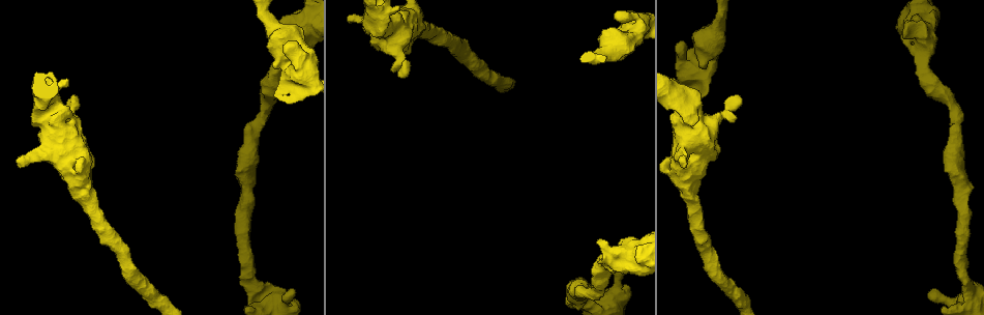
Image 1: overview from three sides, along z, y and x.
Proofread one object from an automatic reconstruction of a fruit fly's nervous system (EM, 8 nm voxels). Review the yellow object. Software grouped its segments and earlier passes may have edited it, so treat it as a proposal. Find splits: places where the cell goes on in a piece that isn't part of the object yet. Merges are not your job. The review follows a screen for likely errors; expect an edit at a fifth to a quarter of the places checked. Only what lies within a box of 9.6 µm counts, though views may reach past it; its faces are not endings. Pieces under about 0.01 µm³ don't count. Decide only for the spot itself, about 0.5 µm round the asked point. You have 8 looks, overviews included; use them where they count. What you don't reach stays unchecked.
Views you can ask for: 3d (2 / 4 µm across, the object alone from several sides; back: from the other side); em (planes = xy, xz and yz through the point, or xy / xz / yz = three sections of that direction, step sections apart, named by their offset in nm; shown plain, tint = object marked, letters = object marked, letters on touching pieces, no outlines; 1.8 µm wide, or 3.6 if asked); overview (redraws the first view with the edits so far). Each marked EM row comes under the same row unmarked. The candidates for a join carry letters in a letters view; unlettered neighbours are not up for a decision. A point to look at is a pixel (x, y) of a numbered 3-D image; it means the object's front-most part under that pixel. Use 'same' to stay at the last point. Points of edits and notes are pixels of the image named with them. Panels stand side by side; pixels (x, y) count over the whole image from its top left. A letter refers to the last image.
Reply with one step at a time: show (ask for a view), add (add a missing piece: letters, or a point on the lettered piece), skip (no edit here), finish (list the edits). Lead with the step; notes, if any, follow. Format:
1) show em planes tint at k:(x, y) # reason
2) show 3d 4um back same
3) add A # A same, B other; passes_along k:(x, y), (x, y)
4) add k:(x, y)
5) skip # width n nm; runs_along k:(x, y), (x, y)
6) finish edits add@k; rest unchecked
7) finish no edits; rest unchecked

show em xz step 16 letters at 1:(349, 20) # free end

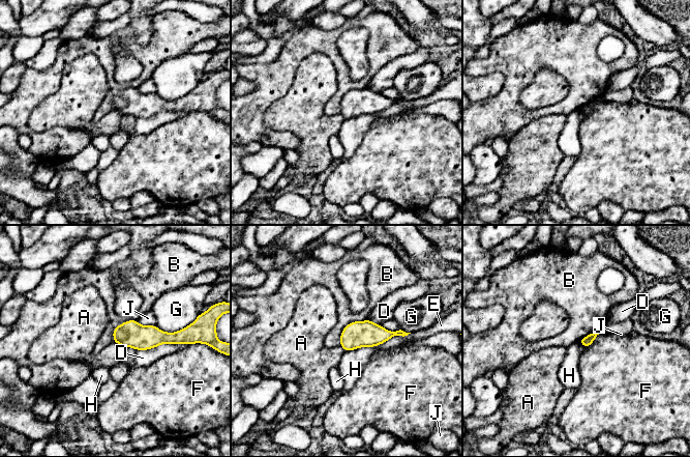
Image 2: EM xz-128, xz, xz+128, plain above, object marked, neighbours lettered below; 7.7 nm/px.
skip # A other, B other, D other, E other, F other, G other, H other, J other; none of them fits

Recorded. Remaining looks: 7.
show 3d 4um back at 1:(716, 120) # thick turns thin

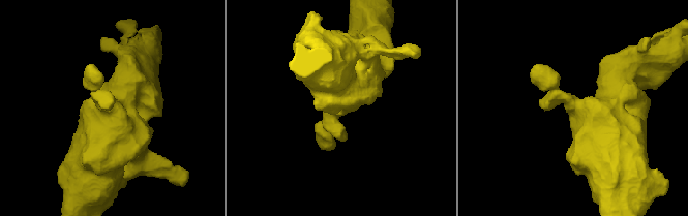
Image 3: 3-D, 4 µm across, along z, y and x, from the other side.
show em 3.6um planes letters at 3:(575, 104) # arm_widths 260, 700 nm; need the tissue

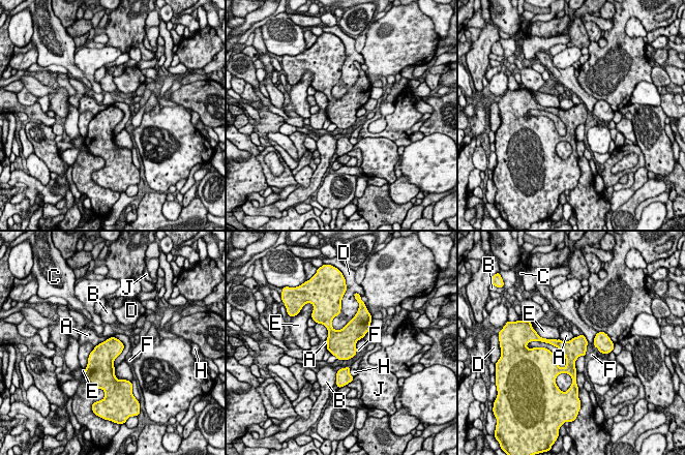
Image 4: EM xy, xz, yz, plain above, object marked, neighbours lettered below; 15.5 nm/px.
skip # width 300 nm; A other, B other, C other, D other, E other, F other, H other, J other; border 4:(113, 336), (110, 336), (95, 346); no lettered piece goes on from it

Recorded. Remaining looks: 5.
show 3d 4um at 1:(614, 17) # stops while still wide

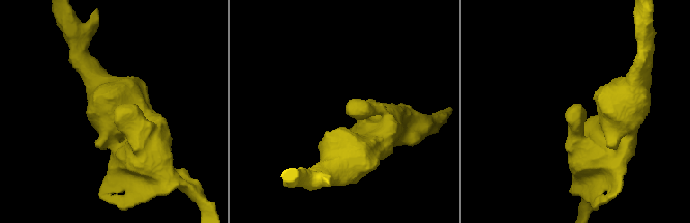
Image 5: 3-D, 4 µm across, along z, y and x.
show em xz step 16 tint at 5:(116, 108)

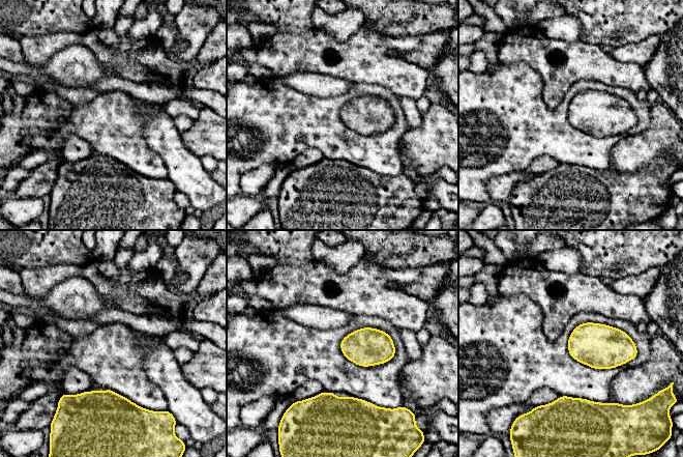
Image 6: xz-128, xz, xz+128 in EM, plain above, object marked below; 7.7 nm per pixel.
show em planes letters same # cut it another way

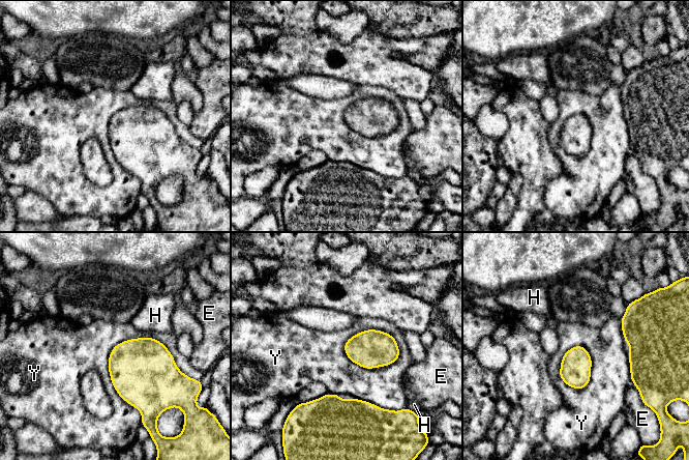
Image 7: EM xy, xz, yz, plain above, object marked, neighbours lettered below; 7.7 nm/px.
skip # E other, H other, Y other; border 7:(148, 336), (109, 356), (142, 414); no lettered piece goes on from it

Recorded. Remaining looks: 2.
finish no edits; rest unchecked

